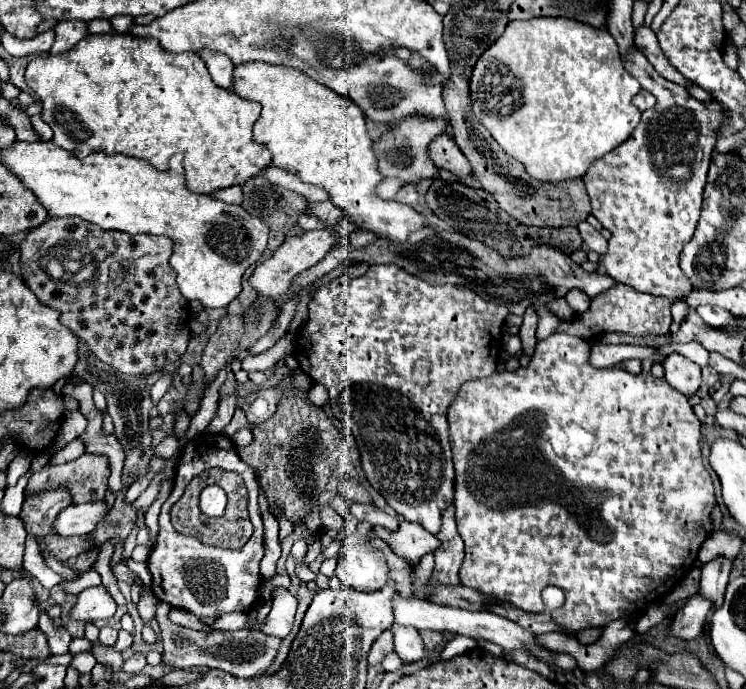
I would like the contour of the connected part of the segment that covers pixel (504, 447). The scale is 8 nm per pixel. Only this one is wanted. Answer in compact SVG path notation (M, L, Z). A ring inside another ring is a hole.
M555 333L537 343L535 355L527 367L517 371L501 371L487 379L467 381L453 399L447 419L455 463L455 519L459 535L465 541L465 559L459 571L461 585L489 593L499 601L507 601L527 613L543 613L541 591L547 585L565 591L565 603L551 617L563 631L583 631L601 627L617 619L633 621L639 609L649 605L653 591L669 591L675 581L681 581L697 561L699 547L711 535L711 509L715 503L713 483L701 459L701 421L695 417L689 399L673 389L665 379L655 379L651 373L633 375L625 369L597 369L589 363L591 341L567 333Z

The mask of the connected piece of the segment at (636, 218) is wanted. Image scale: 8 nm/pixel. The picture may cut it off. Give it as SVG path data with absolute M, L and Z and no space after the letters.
M629 47L627 53L621 55L621 61L625 69L639 79L641 87L657 97L657 105L641 115L639 125L625 143L615 147L605 157L597 159L583 177L587 193L591 197L595 219L611 231L609 249L601 257L601 263L605 265L607 273L619 283L675 301L673 295L685 295L685 291L689 291L691 287L689 279L679 269L679 253L683 245L693 237L693 231L697 227L701 193L707 183L707 169L713 153L715 135L717 127L721 127L723 123L721 105L713 101L701 103L693 99L685 91L685 87L661 77L637 47Z

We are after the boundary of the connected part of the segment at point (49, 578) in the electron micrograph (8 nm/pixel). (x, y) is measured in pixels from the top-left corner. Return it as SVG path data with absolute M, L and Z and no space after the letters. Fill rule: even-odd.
M28 534L25 542L25 571L31 573L45 589L49 589L51 585L57 585L61 581L61 577L57 573L53 573L47 563L41 559L41 553L37 551L37 543L35 536Z

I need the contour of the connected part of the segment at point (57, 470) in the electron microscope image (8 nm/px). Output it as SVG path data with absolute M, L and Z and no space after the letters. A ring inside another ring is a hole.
M81 455L63 465L49 465L29 479L25 493L39 493L67 485L73 493L73 503L103 499L109 477L109 461L103 455Z

